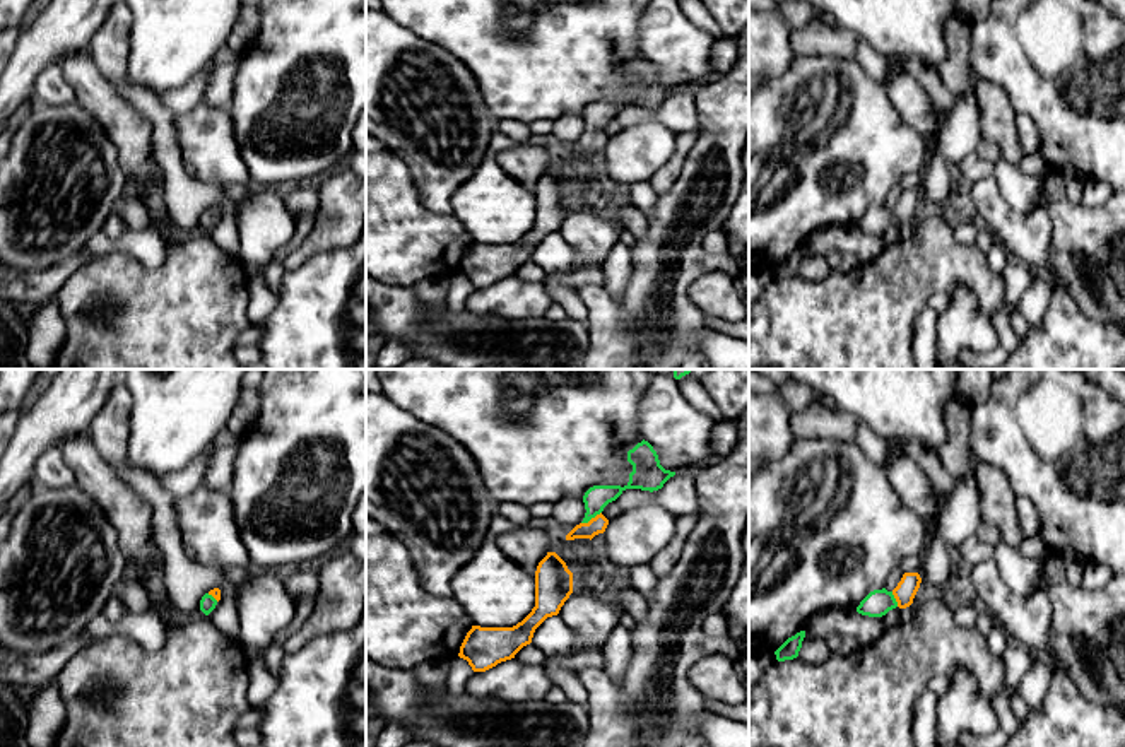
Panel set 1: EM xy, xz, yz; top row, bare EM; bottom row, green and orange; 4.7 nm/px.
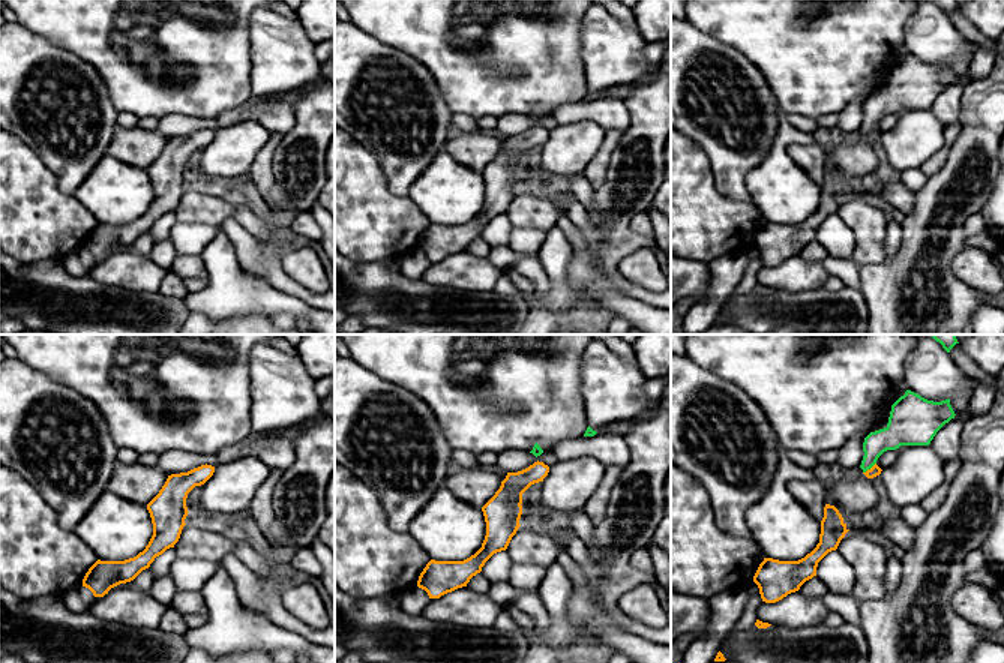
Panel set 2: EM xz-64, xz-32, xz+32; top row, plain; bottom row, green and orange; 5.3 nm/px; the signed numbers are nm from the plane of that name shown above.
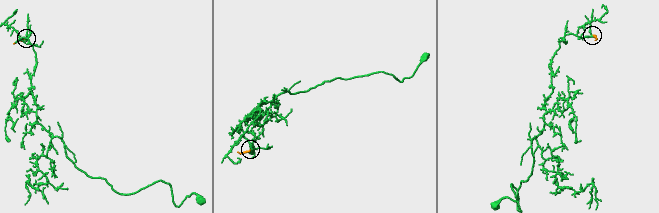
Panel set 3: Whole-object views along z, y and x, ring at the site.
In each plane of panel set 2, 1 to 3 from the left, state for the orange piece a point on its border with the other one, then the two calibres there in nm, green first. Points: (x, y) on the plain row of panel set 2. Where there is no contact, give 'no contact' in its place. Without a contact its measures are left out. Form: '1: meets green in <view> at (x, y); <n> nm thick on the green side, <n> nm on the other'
1: no contact
2: no contact
3: meets green in xz+32 at (869, 132); 140 nm thick on the green side, 60 nm on the other

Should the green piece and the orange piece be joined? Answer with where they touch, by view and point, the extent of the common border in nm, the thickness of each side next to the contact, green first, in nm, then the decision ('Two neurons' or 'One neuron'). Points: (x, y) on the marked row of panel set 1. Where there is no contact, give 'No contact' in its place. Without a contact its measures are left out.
Touches green at xz (590, 518). Shared border 110 nm. Thickness 110 nm (green) against 80 nm. One neuron

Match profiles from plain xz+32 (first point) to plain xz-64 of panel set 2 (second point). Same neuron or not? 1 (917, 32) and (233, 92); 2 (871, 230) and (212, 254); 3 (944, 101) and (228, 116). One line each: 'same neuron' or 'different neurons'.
1: different neurons
2: different neurons
3: same neuron

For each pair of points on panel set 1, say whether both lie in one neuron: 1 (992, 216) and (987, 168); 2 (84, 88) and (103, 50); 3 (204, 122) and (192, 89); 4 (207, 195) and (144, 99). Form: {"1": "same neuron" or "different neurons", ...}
{"1": "different neurons", "2": "different neurons", "3": "different neurons", "4": "same neuron"}

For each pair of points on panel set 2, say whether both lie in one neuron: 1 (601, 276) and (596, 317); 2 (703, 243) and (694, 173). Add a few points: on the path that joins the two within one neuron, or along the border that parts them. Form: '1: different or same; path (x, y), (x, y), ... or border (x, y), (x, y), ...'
1: same; path (596, 287), (595, 306)
2: same; path (700, 225), (694, 219), (694, 191)

